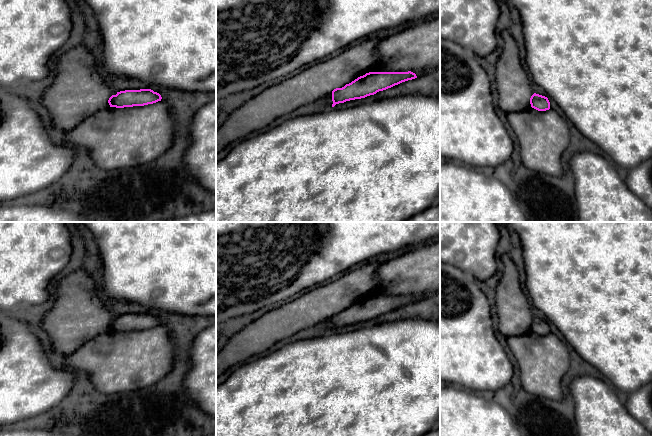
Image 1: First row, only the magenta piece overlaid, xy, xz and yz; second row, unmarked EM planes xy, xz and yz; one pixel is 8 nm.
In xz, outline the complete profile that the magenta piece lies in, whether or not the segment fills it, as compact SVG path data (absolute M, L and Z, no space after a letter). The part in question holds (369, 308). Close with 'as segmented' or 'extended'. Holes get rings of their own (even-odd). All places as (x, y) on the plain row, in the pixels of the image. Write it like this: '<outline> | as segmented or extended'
M369 296L358 301L342 312L336 312L331 317L318 323L329 332L346 325L365 322L379 315L386 314L402 306L417 302L416 298L408 296Z | extended

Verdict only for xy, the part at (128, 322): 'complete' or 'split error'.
complete

